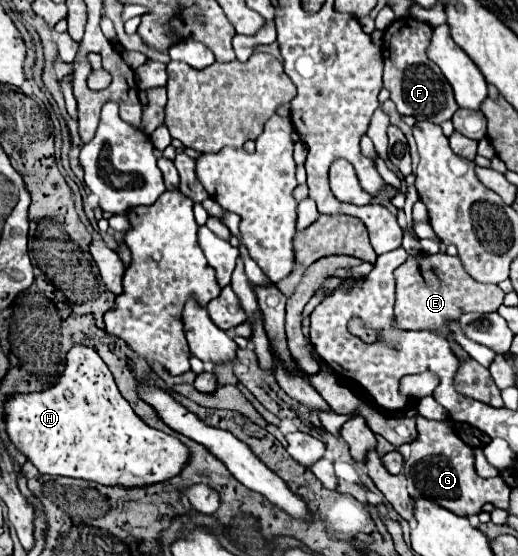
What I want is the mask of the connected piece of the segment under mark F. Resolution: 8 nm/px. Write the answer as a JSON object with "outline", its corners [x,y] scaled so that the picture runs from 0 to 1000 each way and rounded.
{"outline":[[[799,32],[761,36],[741,61],[741,158],[753,162],[753,176],[764,187],[772,205],[792,205],[803,216],[826,216],[838,223],[853,223],[869,216],[884,198],[873,158],[849,122],[826,104],[822,90],[830,83],[834,47],[822,40],[807,40]]]}

